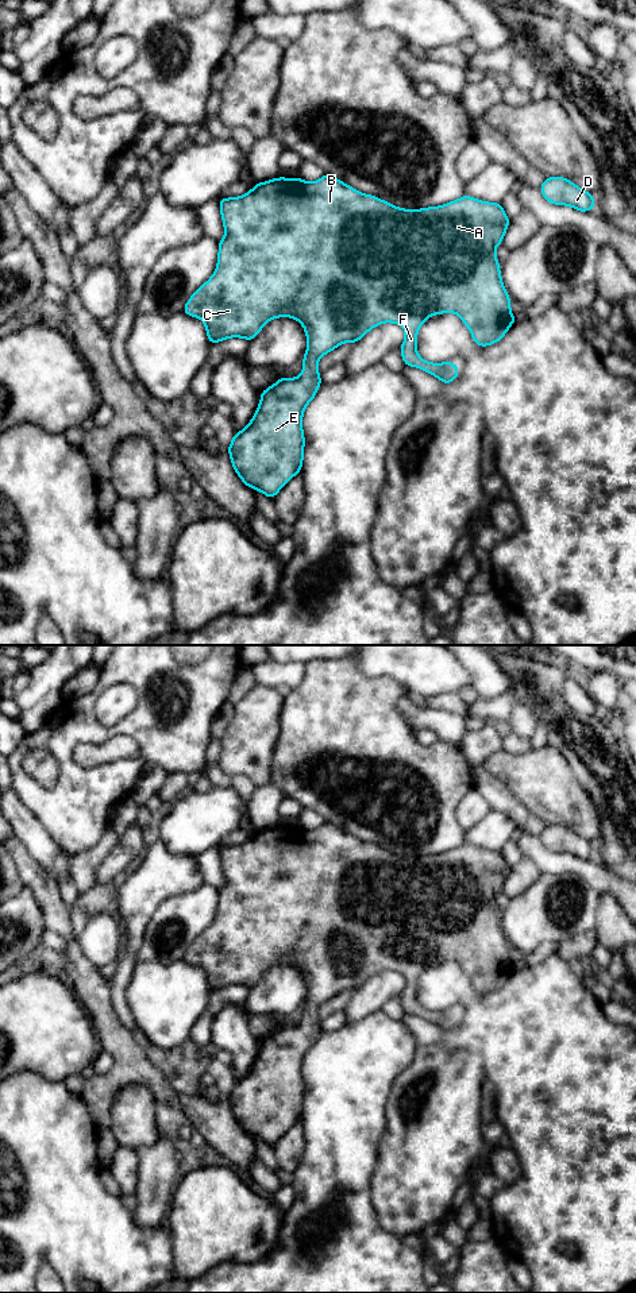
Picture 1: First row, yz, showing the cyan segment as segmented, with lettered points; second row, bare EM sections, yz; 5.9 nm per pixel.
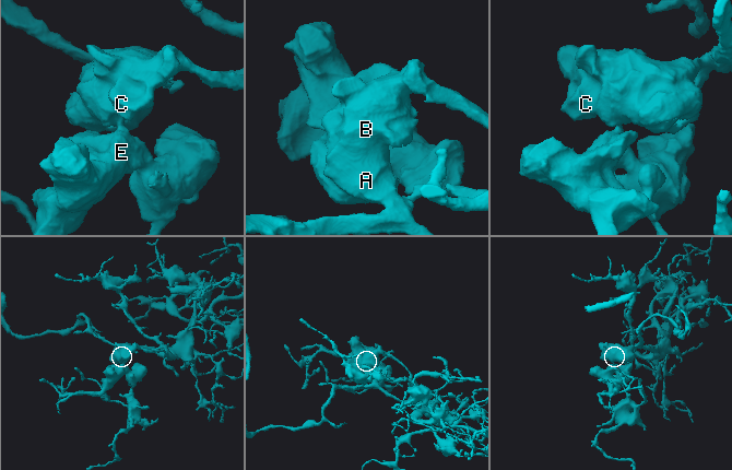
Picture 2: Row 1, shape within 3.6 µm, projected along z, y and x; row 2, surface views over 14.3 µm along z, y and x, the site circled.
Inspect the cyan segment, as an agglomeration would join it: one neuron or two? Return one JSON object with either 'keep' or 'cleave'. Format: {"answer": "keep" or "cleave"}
{"answer": "keep"}

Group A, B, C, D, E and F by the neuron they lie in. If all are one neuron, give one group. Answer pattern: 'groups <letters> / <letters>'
groups A B C D E F

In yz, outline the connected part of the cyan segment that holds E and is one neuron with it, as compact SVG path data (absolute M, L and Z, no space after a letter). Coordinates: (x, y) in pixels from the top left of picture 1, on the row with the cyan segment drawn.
M324 174L315 182L298 177L259 182L240 197L219 198L219 204L226 233L219 242L216 270L192 294L182 312L203 320L211 344L230 337L250 341L267 321L277 317L300 321L308 339L301 374L297 378L281 377L261 393L254 417L242 432L234 435L227 449L242 482L270 499L301 471L305 444L301 421L321 385L317 363L323 355L342 343L356 343L382 323L394 323L405 329L400 347L405 366L421 368L448 385L459 377L458 364L429 363L416 350L417 332L428 317L447 312L458 314L479 347L500 341L516 321L496 256L496 247L502 243L510 221L500 202L466 194L442 207L401 209Z

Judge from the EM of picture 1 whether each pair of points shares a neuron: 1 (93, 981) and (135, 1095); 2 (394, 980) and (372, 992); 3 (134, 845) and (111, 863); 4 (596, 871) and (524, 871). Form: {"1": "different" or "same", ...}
{"1": "different", "2": "same", "3": "same", "4": "different"}

